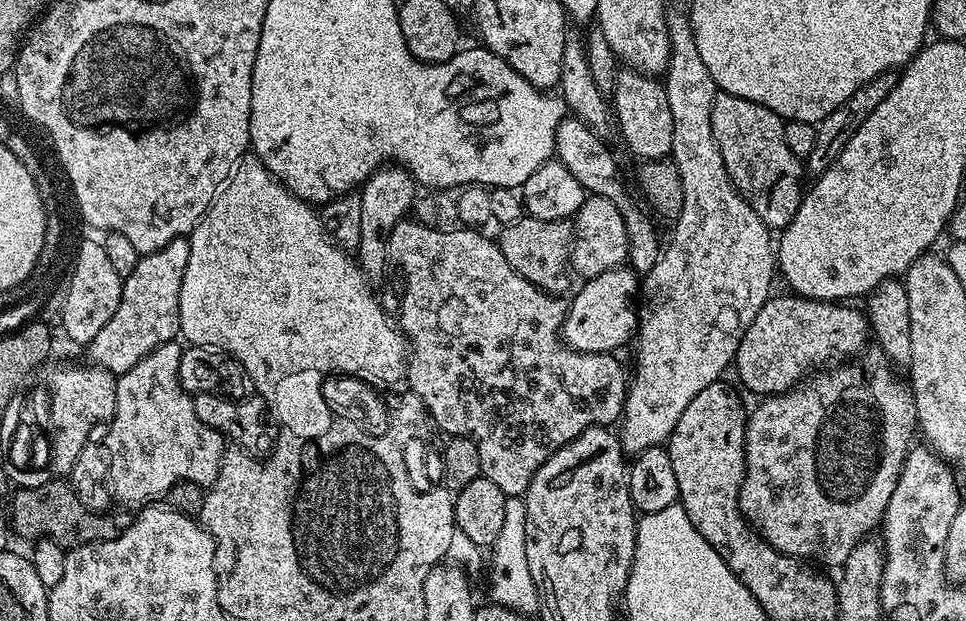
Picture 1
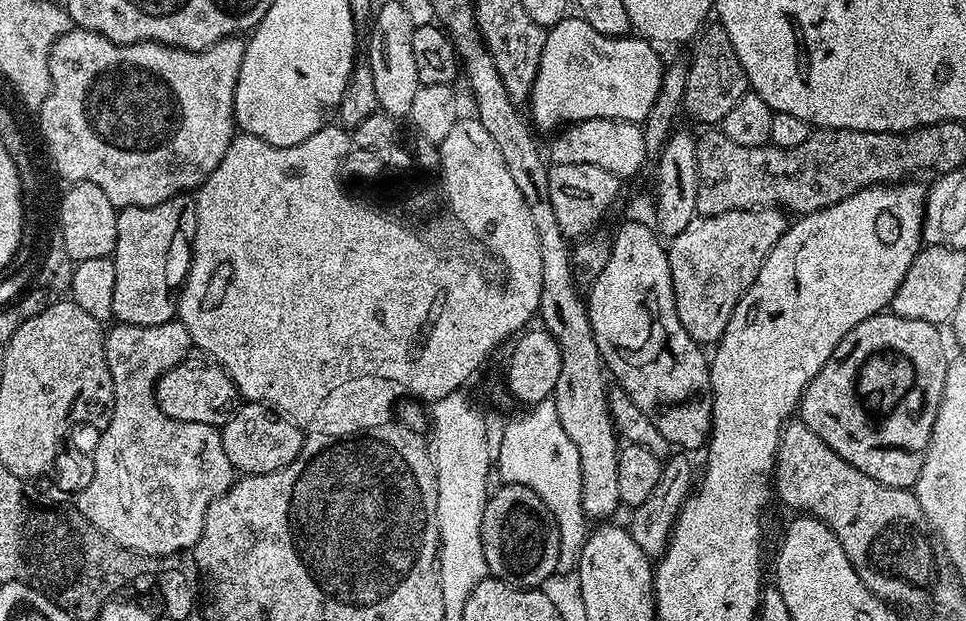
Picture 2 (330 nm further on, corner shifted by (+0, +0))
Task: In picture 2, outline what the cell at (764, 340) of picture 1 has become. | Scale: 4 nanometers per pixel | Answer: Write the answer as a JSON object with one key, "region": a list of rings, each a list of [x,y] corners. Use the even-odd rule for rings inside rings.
{"region":[[[891,314],[866,318],[866,322],[854,326],[854,330],[850,330],[850,334],[846,334],[842,338],[842,342],[834,350],[834,354],[826,362],[826,366],[822,366],[822,370],[818,370],[818,374],[808,384],[808,389],[800,400],[799,419],[803,420],[807,428],[814,430],[814,434],[818,434],[818,438],[822,438],[822,442],[826,442],[826,446],[830,446],[830,450],[834,450],[834,454],[838,454],[838,458],[850,462],[850,466],[862,470],[862,474],[891,488],[915,489],[916,479],[922,474],[934,418],[938,414],[938,406],[942,402],[942,386],[946,382],[949,357],[944,356],[944,340],[940,337],[940,332],[941,329],[937,325],[922,322],[918,318],[902,318]]]}

